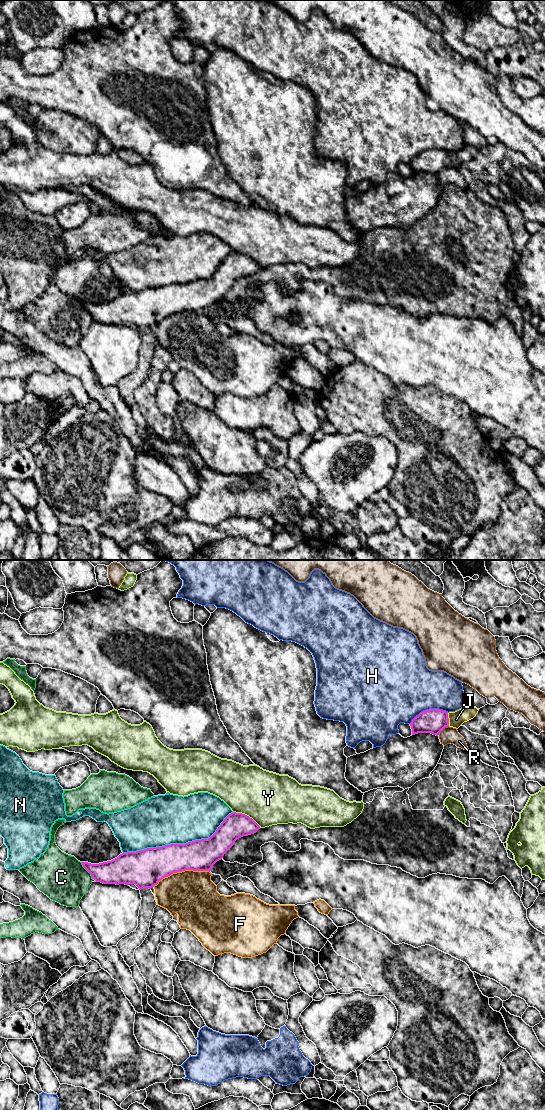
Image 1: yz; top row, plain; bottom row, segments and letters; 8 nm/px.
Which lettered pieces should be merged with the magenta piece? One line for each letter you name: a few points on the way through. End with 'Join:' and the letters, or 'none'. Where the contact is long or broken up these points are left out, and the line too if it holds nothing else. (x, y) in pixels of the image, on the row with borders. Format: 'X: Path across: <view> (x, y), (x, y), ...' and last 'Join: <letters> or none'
J: Path across: yz (433, 721), (448, 719), (456, 719)
Join: J

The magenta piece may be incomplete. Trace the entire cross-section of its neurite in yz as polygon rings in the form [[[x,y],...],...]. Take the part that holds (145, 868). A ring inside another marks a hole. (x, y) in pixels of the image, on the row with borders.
[[[232,812],[208,839],[195,840],[186,844],[170,844],[162,847],[147,848],[137,852],[122,853],[111,861],[99,864],[81,863],[96,882],[116,885],[135,884],[139,890],[145,888],[151,889],[160,880],[173,873],[185,870],[210,872],[212,866],[223,858],[224,854],[234,845],[237,839],[254,834],[259,829],[260,826],[249,816]]]

